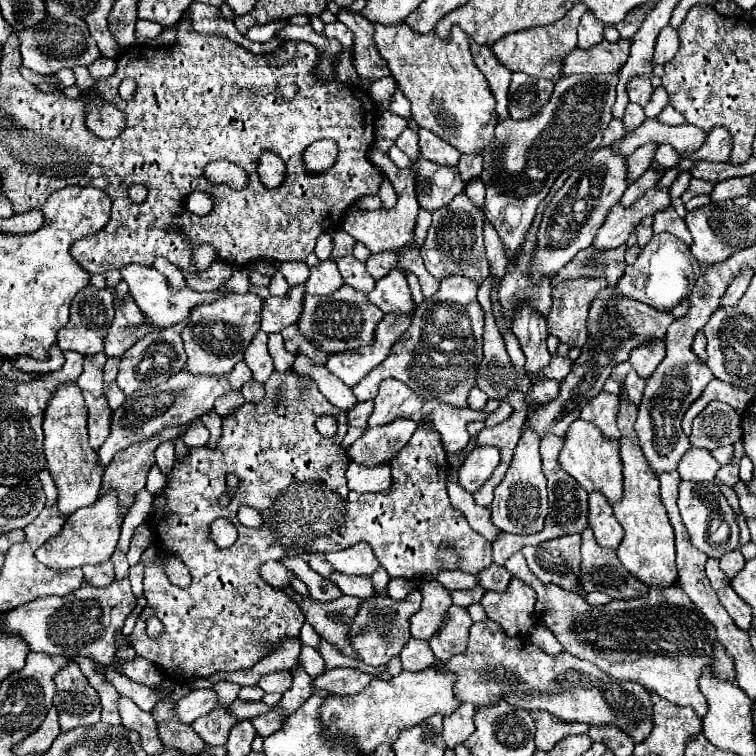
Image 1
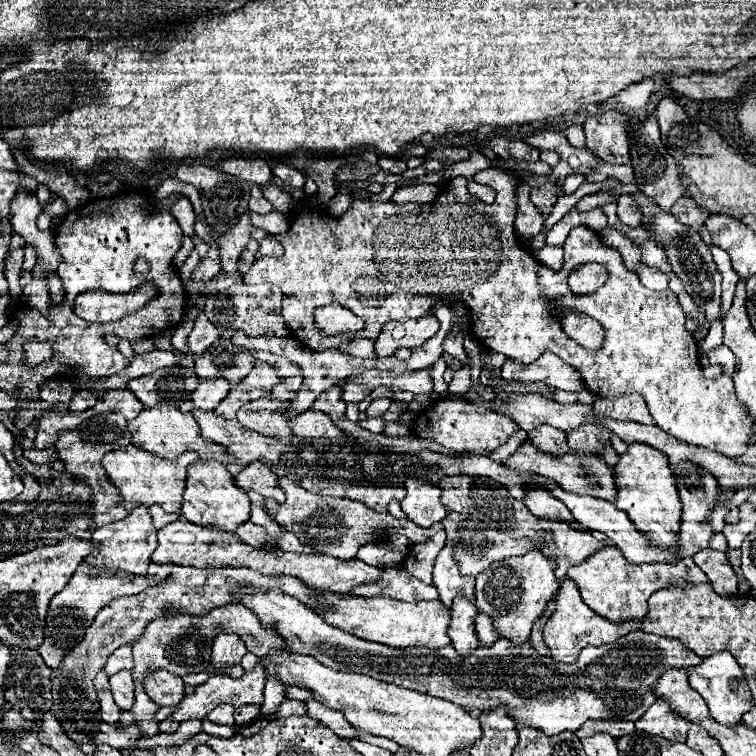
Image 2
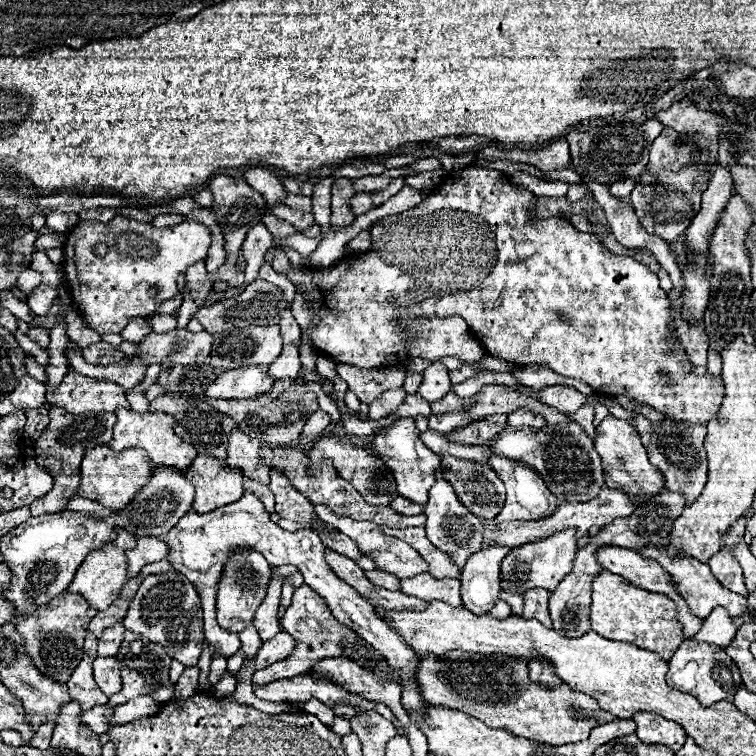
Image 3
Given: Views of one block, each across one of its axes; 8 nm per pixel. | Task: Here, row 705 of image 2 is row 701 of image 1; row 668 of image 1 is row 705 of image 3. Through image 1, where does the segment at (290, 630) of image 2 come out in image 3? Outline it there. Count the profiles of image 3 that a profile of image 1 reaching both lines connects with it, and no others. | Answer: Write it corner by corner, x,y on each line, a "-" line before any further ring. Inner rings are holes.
452,650
444,656
424,654
416,666
420,696
436,706
448,706
486,722
490,728
502,728
532,742
564,746
588,738
588,732
600,724
618,720
602,710
592,696
572,690
568,684
544,688
530,680
528,662
504,654
474,654

